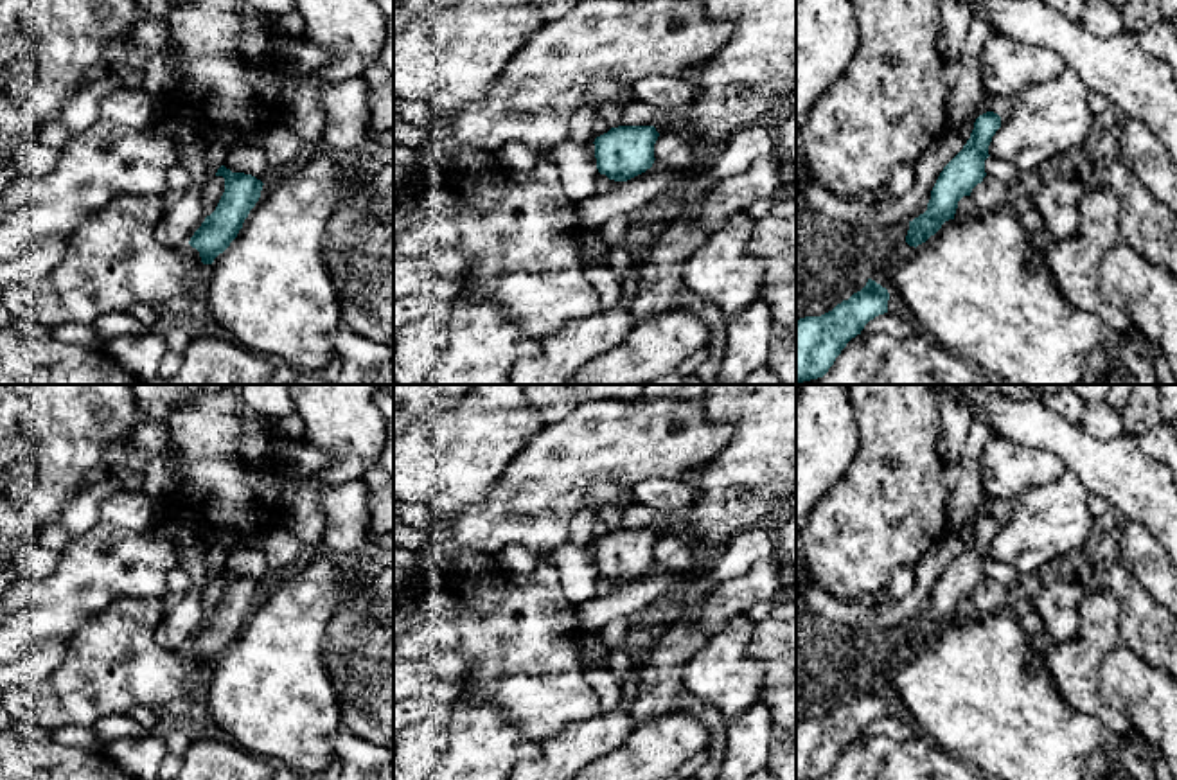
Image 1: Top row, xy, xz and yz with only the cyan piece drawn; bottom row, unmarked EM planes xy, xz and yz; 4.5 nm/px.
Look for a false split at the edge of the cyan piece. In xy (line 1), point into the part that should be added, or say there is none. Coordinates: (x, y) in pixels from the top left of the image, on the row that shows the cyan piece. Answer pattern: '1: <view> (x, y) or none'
1: none

